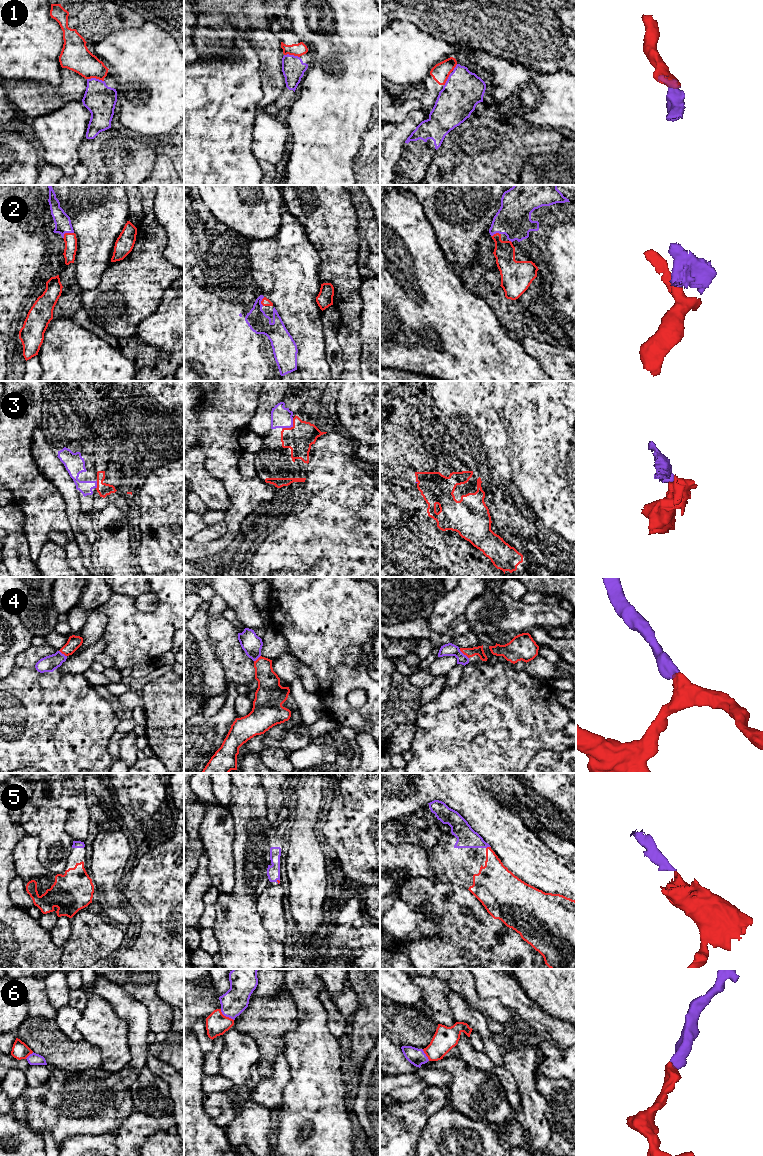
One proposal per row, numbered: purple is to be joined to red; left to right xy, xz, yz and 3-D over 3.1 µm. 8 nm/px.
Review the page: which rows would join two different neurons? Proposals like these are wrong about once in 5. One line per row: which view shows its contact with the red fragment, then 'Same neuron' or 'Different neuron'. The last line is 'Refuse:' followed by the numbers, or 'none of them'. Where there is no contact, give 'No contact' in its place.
1: Touches red in xy. Different neuron
2: Touches red in xy. Same neuron
3: Touches red in xz. Same neuron
4: Touches red in yz. Same neuron
5: Touches red in yz. Same neuron
6: Touches red in xz. Same neuron
Refuse: 1

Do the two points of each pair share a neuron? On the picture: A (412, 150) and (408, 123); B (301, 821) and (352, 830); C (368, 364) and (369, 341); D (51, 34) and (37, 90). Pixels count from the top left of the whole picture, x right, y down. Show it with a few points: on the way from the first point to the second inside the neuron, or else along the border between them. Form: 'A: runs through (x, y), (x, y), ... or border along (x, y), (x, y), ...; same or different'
A: border along (405, 143), (396, 165); different
B: border along (321, 830), (325, 843); different
C: runs through (369, 358), (369, 347); same
D: border along (16, 79), (44, 80), (59, 86); different

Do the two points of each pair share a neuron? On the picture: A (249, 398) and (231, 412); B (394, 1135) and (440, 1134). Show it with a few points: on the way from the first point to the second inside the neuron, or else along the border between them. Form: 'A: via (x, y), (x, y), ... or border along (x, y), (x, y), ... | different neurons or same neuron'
A: via (245, 398), (235, 408) | same neuron
B: border along (433, 1114), (420, 1133), (416, 1145) | different neurons

